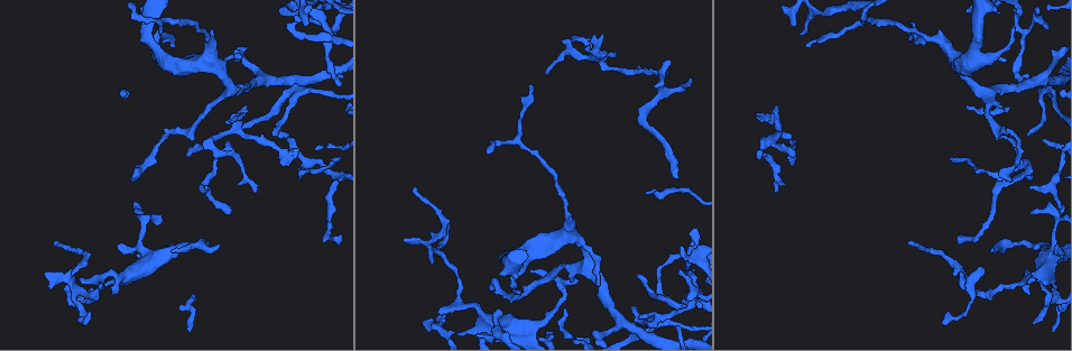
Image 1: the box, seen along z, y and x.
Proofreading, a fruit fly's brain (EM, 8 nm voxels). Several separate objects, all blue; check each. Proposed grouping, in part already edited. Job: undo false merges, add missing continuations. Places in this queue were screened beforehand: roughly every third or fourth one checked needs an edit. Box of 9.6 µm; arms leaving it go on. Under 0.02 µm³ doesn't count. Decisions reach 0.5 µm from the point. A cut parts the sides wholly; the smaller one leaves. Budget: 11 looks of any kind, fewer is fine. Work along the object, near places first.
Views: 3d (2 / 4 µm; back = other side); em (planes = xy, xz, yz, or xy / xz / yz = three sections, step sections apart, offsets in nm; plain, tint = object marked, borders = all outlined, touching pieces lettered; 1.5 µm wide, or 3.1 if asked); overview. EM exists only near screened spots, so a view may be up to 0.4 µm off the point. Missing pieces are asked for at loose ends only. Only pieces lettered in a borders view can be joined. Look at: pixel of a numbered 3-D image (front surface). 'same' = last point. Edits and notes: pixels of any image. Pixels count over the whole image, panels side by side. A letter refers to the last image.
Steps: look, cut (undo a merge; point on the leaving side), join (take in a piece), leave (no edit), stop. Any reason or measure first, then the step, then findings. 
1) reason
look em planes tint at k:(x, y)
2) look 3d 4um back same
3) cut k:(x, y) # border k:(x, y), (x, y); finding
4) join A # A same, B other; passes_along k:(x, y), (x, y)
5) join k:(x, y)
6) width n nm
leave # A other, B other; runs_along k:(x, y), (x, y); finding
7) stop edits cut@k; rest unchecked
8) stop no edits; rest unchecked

tapers out
look em yz step 8 tint at 1:(648, 325)

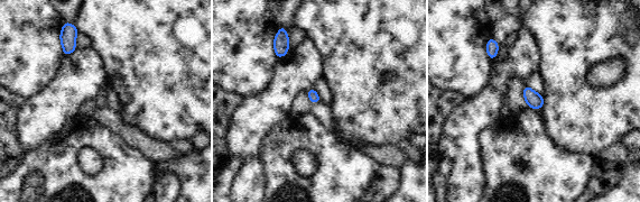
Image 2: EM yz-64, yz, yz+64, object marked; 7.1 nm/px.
look em yz step 8 borders same

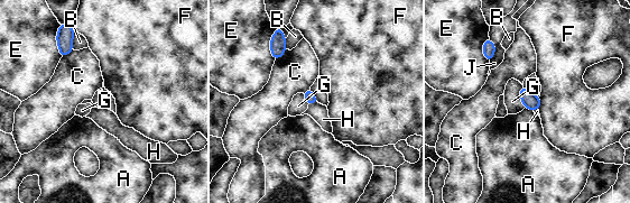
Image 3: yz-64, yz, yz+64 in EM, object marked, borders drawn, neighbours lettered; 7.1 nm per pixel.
leave # A other, B other, C other, E other, F other, G other, H other, J other; border 3:(316, 101), (308, 104); no lettered piece goes on from it

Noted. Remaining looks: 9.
tapers out
look 3d 4um at 1:(171, 45)

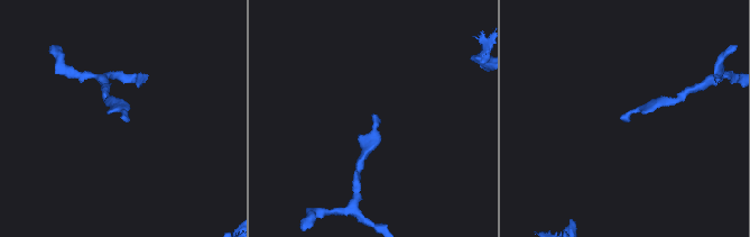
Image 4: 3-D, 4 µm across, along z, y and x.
need the tissue
look em planes borders at 4:(373, 114)

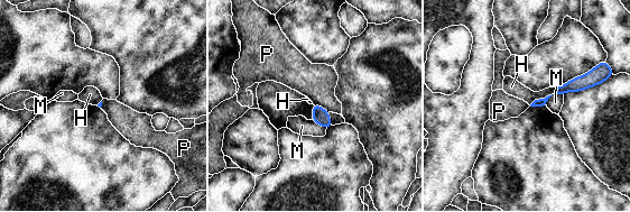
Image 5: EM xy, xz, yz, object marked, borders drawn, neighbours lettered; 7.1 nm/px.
longest_contact H 220 nm
leave # H other, M other, P other; border 5:(313, 103), (322, 107), (327, 112); no lettered piece goes on from it

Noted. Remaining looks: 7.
free end
look 3d 2um at 1:(696, 228)

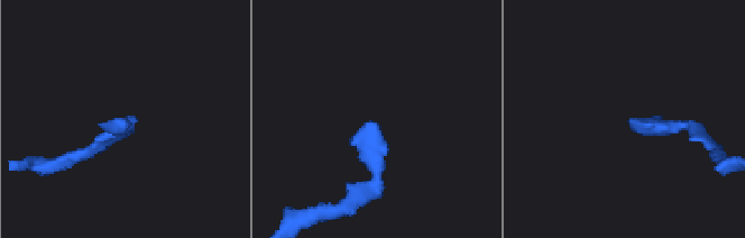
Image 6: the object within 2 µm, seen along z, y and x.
look em xz step 4 borders at 6:(627, 121)

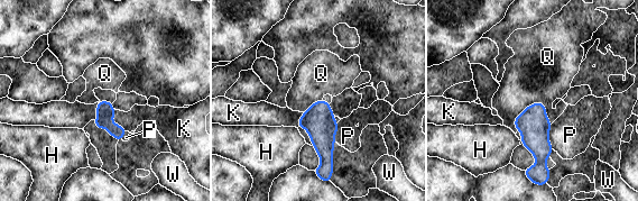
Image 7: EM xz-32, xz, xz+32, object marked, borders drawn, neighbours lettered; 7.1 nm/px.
longest_contact Q 280 nm
leave # H other, K other, P other, Q other, W other; border 7:(545, 106), (529, 104), (514, 126); none of them fits

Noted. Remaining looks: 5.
thin end
look em planes borders at 1:(615, 57)

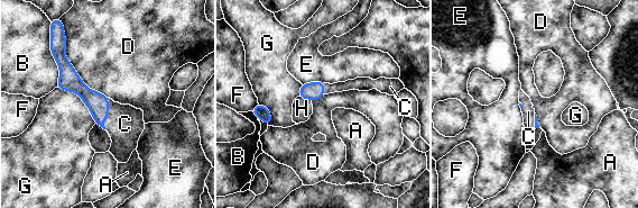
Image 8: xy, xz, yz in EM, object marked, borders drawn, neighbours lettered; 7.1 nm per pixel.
longest_contact D 400 nm
join C # A other, B other, C same, D other, E other, F other, G other, H other; the cell continues

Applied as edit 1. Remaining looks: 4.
stop edits join@8; rest unchecked

